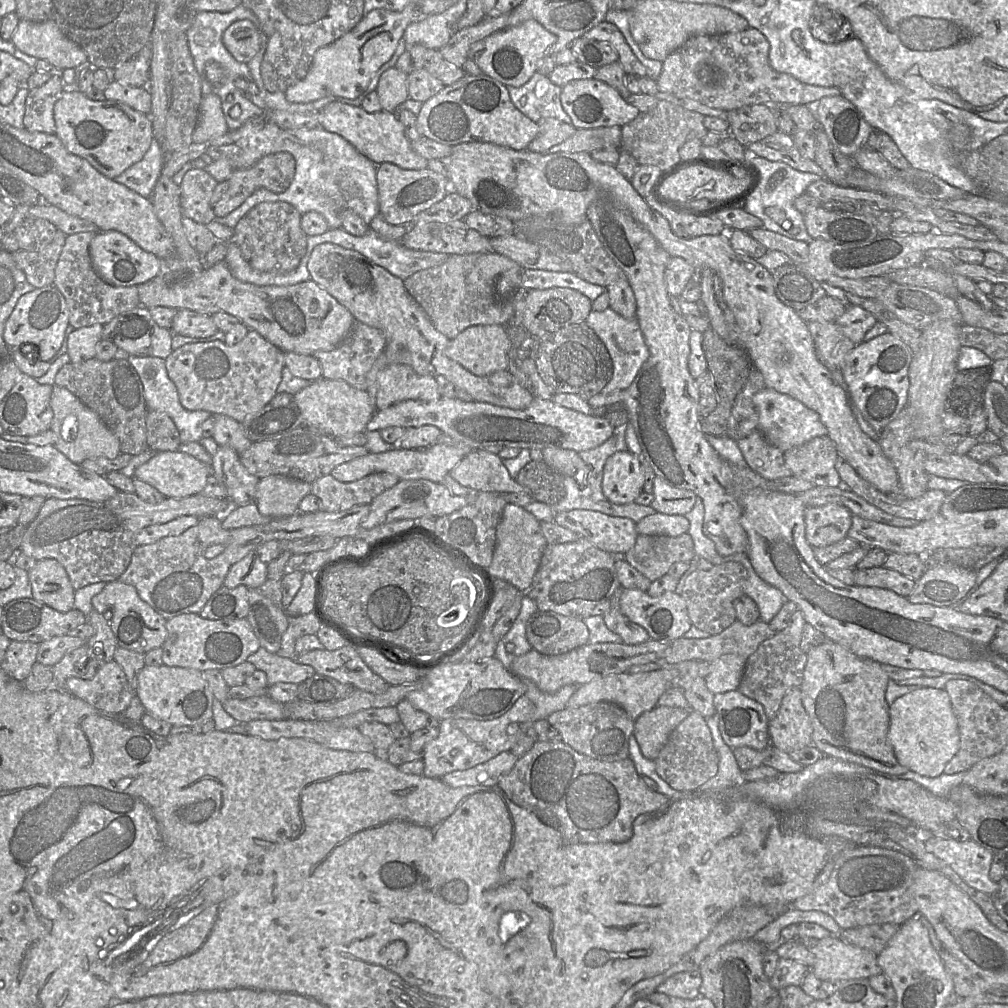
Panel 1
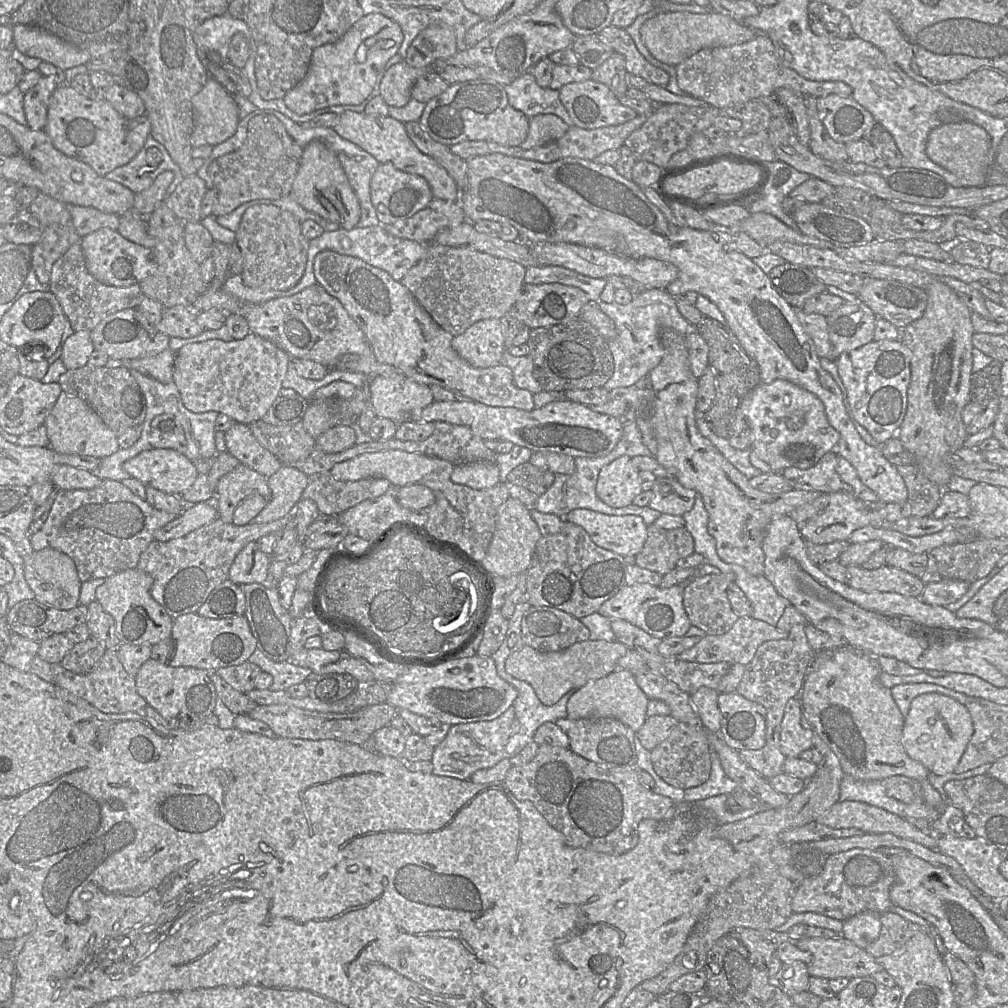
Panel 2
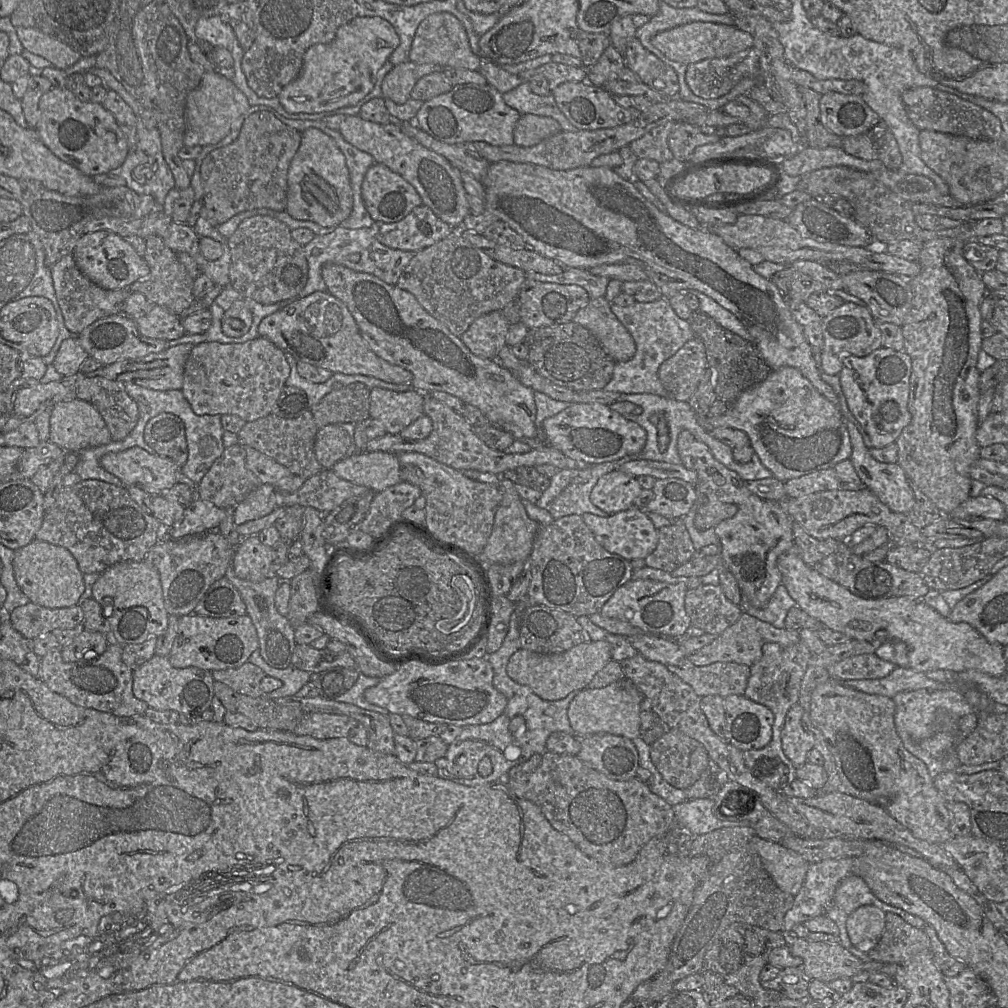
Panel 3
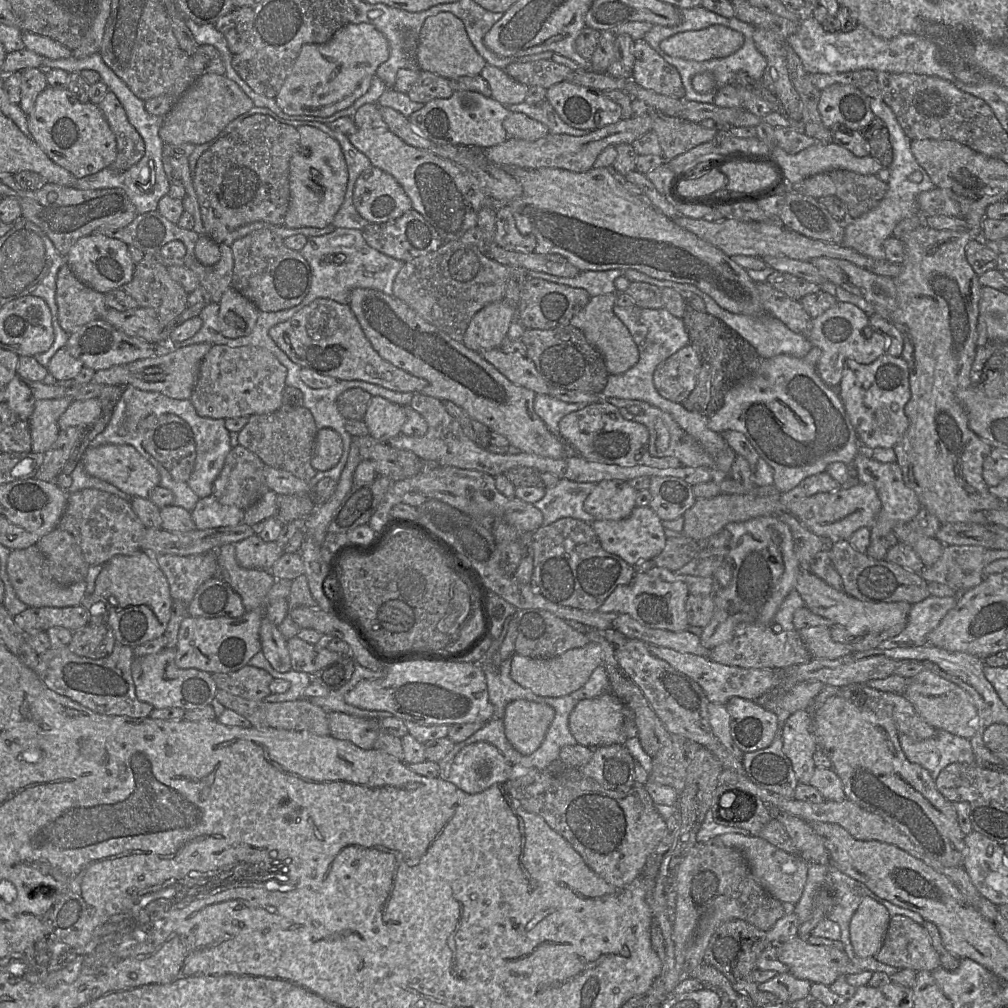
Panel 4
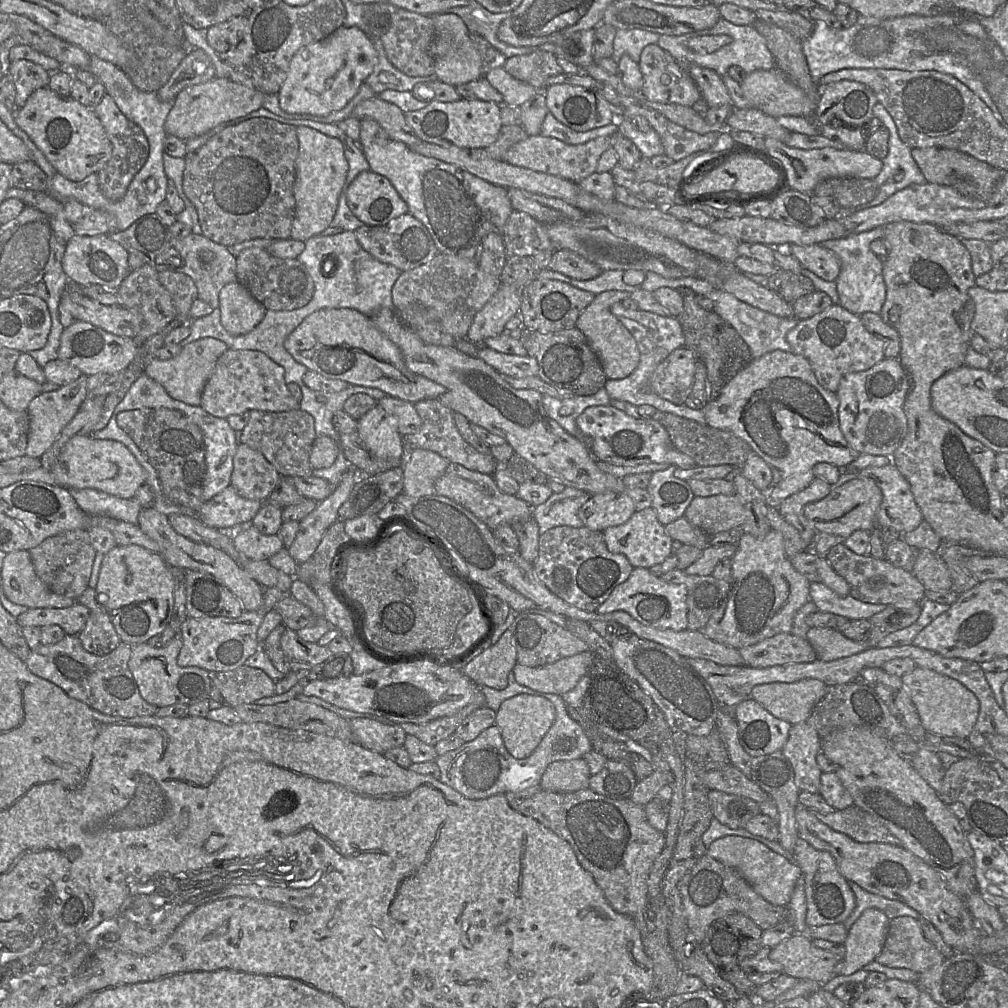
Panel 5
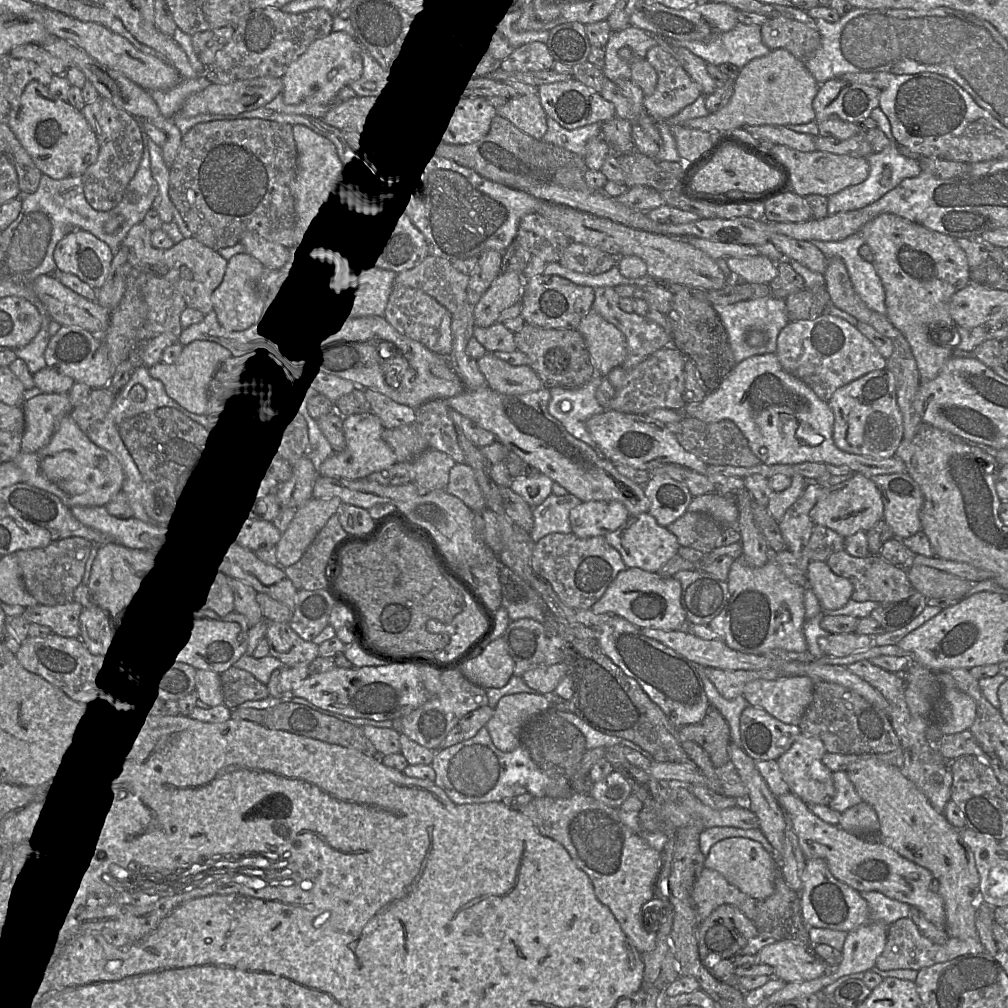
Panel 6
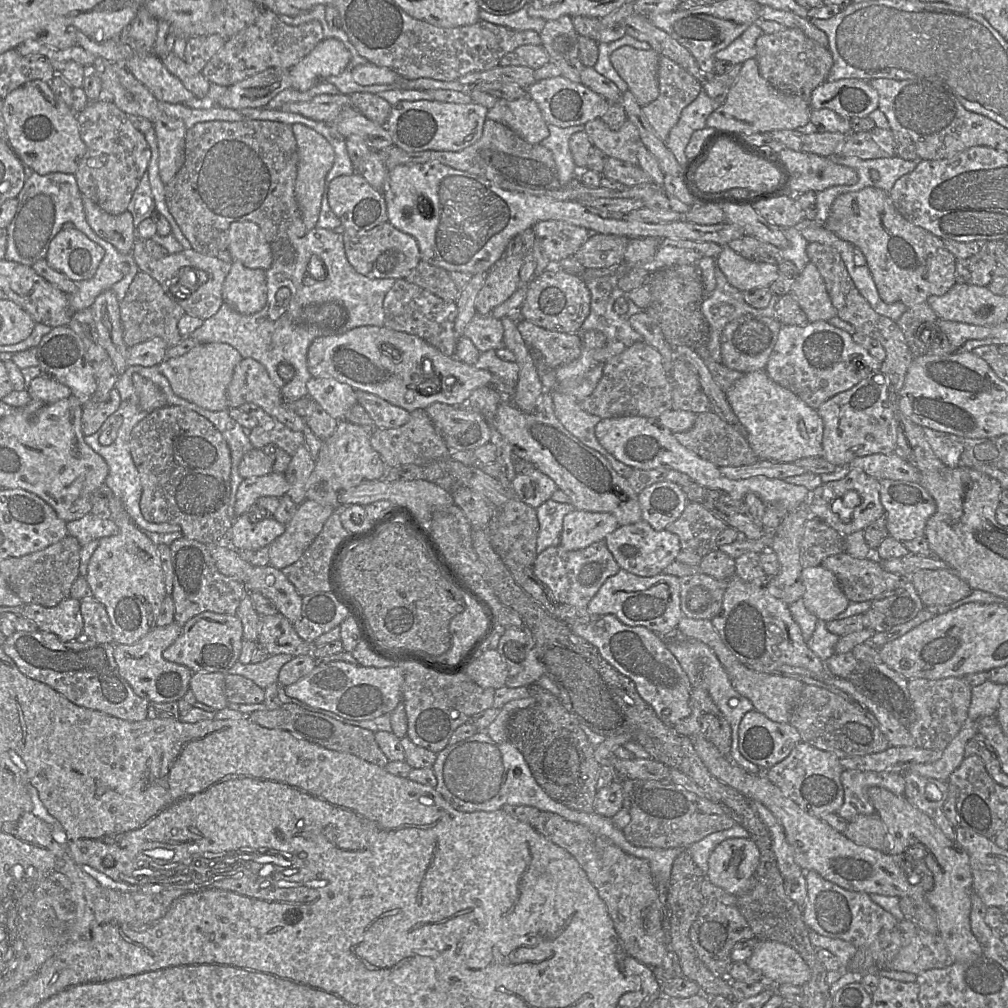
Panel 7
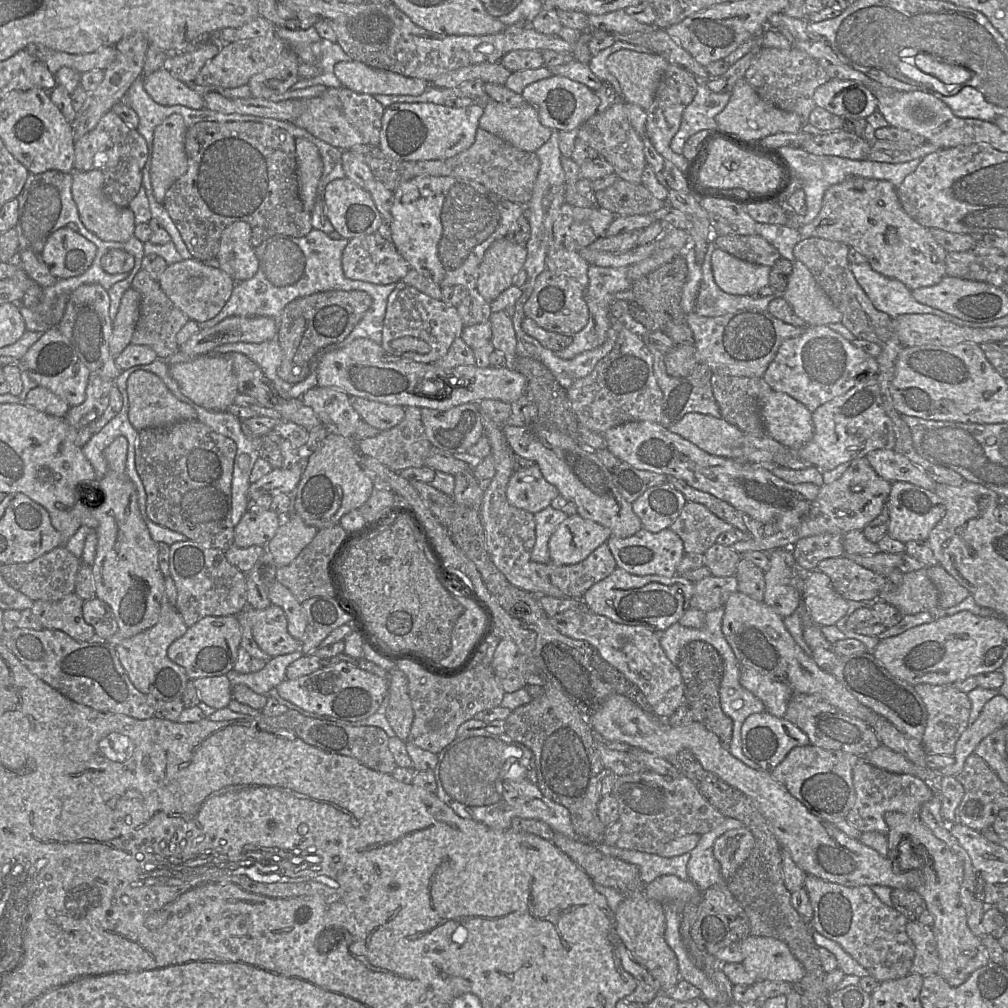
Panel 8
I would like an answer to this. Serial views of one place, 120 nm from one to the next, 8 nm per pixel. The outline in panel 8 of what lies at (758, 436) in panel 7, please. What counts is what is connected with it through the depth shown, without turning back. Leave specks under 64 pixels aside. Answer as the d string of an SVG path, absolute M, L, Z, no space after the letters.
M772 391L761 407L761 418L765 434L790 450L812 438L812 412L786 393Z

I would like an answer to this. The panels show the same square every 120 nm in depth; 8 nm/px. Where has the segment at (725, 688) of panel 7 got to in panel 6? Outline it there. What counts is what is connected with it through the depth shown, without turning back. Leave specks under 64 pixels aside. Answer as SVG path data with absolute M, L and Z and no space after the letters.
M703 675L703 684L710 704L720 711L729 724L732 743L740 745L740 718L743 710L749 706L748 701L742 695L725 699L706 675Z

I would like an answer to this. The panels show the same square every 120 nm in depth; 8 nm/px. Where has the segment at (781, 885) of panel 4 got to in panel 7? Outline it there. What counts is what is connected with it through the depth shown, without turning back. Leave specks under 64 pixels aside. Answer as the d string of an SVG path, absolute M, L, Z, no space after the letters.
M728 838L711 853L707 878L733 895L753 888L753 878L760 862L760 851L751 838Z

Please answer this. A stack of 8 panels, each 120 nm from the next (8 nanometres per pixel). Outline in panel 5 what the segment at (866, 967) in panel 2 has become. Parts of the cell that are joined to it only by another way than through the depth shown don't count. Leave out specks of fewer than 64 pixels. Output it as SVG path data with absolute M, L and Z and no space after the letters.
M794 933L771 948L769 959L783 967L783 973L799 980L826 984L834 977L838 960L829 951L814 946L806 934Z

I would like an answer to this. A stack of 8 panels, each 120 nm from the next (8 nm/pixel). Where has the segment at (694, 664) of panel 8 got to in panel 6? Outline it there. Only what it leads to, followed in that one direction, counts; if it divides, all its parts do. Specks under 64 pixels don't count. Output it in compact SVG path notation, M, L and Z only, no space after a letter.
M710 705L700 722L685 725L679 728L678 732L681 737L702 747L715 768L721 768L730 763L730 727L714 706Z

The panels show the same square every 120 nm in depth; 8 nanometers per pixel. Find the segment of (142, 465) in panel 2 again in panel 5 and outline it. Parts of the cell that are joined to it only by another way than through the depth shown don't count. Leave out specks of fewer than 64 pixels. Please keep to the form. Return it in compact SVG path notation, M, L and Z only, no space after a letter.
M77 435L69 439L49 469L57 484L67 489L91 488L123 499L133 498L147 478L147 472L122 443Z

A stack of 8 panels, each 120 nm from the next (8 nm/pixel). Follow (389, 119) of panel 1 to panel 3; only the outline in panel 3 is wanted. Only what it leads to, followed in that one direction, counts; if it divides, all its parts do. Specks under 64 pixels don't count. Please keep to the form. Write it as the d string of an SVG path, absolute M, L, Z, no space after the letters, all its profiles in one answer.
M359 114L348 115L341 123L339 132L348 143L370 154L376 163L386 165L409 182L421 197L422 204L429 207L438 218L454 229L462 227L464 218L470 214L468 194L464 188L460 170L451 165L447 159L405 135L399 127L399 122L396 121L380 124L367 121Z

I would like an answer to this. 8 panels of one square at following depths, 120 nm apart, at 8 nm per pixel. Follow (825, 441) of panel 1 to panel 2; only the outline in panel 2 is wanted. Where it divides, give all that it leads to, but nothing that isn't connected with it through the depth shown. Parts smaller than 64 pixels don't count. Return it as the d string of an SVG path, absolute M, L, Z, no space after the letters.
M829 451L810 468L787 467L781 473L791 483L793 489L822 493L837 492L841 490L842 484L836 471L837 457L835 451Z

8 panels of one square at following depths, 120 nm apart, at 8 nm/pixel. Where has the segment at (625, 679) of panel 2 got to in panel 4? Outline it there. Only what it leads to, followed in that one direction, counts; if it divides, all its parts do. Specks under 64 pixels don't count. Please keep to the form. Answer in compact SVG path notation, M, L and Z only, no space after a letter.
M611 691L580 700L569 716L569 729L577 743L589 748L624 745L628 708Z

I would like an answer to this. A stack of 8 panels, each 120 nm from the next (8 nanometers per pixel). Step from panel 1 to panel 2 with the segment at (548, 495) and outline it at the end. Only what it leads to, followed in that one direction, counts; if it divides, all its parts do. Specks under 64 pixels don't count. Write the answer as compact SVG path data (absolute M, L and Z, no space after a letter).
M526 462L513 469L506 482L509 485L521 486L539 497L552 486L555 476L548 468L542 469Z

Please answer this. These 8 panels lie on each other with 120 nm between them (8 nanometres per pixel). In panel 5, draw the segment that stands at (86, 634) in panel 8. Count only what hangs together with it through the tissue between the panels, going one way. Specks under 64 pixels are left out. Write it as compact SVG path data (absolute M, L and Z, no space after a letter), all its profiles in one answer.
M76 601L66 608L29 608L16 617L16 622L21 628L58 625L67 635L77 636L83 629L89 614L89 609Z

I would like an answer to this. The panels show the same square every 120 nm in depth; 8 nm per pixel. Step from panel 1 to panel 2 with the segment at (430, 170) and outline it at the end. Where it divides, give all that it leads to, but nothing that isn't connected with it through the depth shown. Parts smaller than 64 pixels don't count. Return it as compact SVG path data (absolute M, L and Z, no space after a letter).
M390 162L380 163L375 170L370 181L370 195L382 226L413 216L434 199L431 188L423 177L399 170Z

